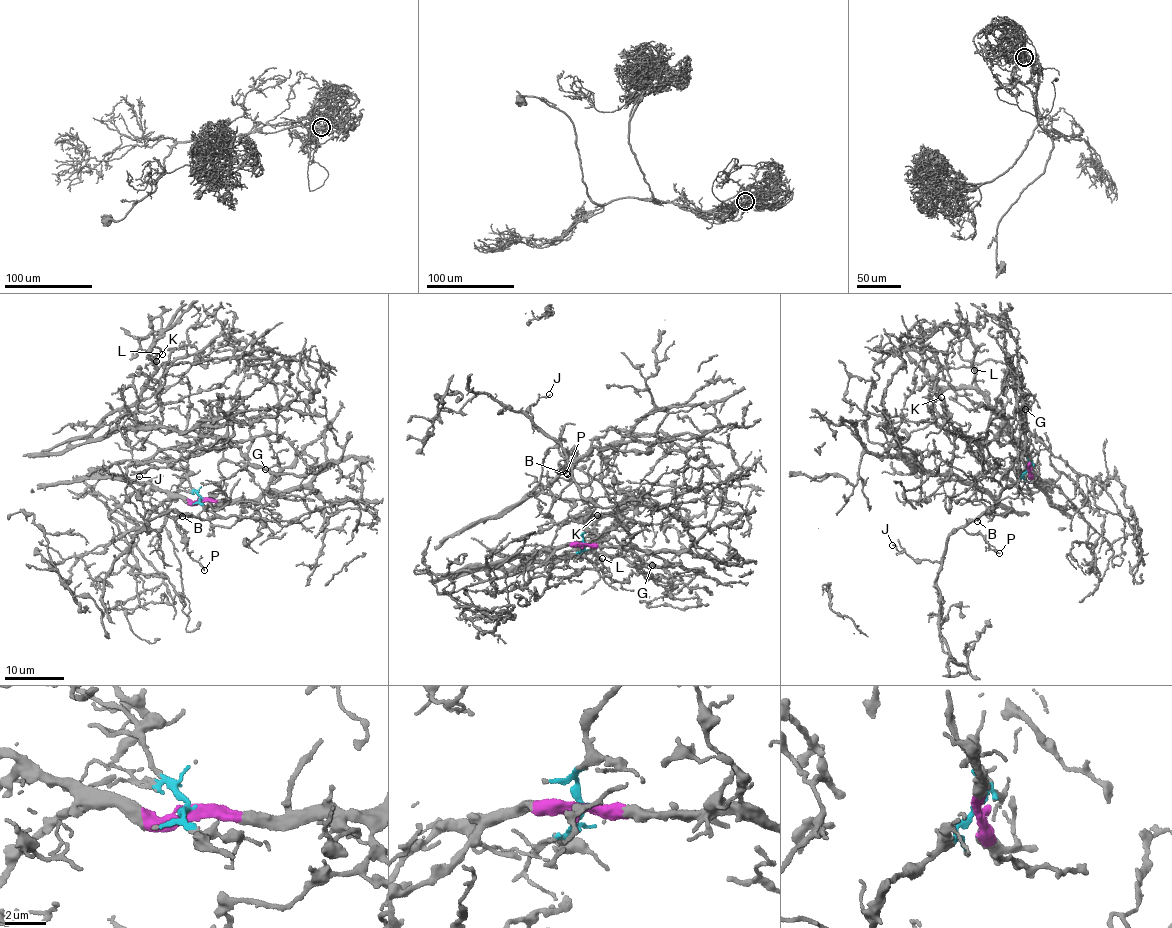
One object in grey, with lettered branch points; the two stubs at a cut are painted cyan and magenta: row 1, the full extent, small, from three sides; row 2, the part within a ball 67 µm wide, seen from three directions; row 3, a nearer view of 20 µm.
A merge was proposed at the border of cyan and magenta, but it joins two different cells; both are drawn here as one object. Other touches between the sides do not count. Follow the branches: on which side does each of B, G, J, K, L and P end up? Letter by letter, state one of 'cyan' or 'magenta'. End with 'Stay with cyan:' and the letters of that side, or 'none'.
B: cyan
G: magenta
J: cyan
K: magenta
L: magenta
P: cyan
Stay with cyan: B, J, P

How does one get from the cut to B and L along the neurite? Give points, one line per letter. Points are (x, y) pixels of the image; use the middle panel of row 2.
B: (585, 545), (581, 533), (594, 507), (566, 474)
L: (584, 545), (522, 557), (609, 537), (662, 594), (673, 588), (663, 569), (594, 554), (602, 559)

